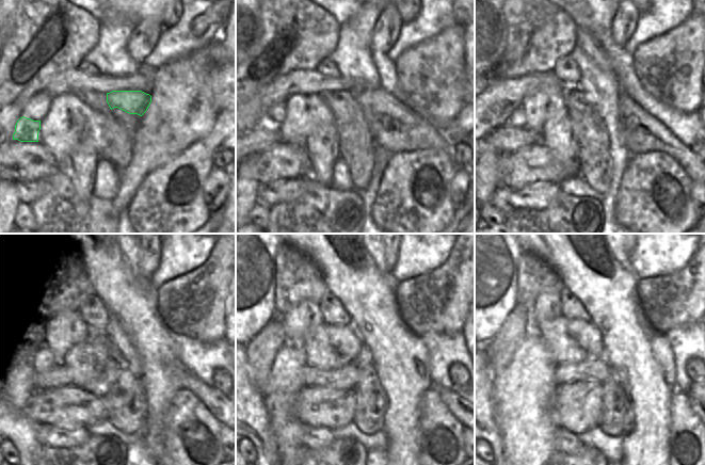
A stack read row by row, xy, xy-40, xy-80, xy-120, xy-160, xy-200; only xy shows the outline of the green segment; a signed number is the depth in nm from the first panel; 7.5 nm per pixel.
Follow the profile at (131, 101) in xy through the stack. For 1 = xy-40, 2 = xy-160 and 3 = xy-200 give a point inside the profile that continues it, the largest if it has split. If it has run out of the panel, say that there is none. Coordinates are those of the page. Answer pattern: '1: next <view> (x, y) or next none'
1: next xy-40 (378, 102)
2: next xy-160 (449, 397)
3: next xy-200 (691, 400)

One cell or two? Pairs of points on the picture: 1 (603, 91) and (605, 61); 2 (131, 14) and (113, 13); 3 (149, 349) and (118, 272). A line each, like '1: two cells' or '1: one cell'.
1: two cells
2: one cell
3: one cell

